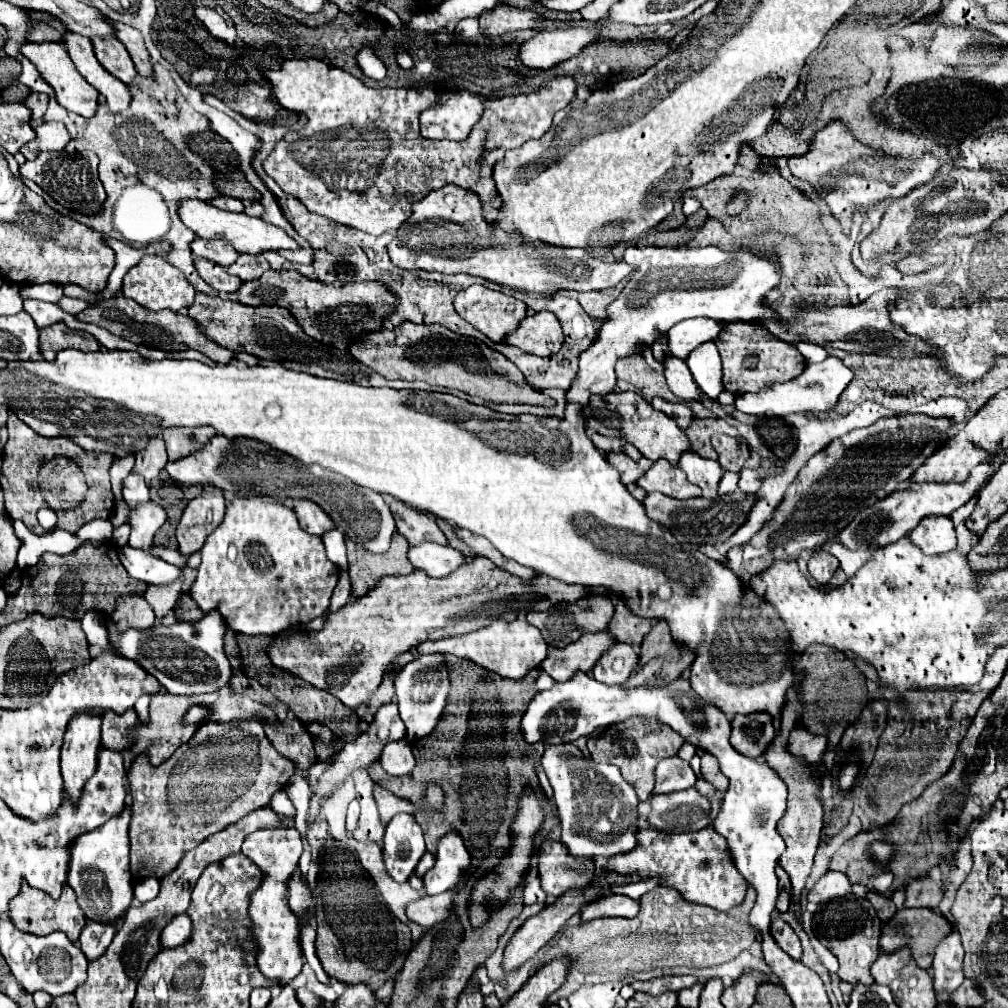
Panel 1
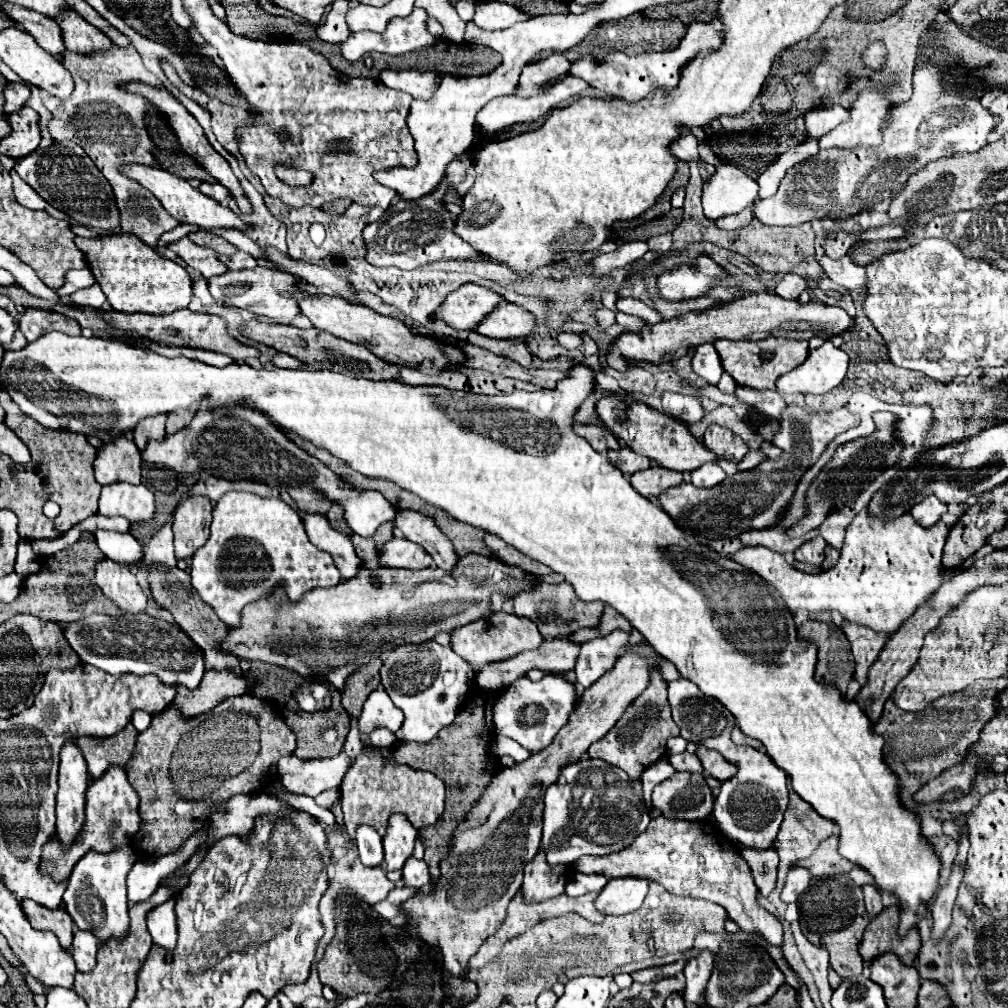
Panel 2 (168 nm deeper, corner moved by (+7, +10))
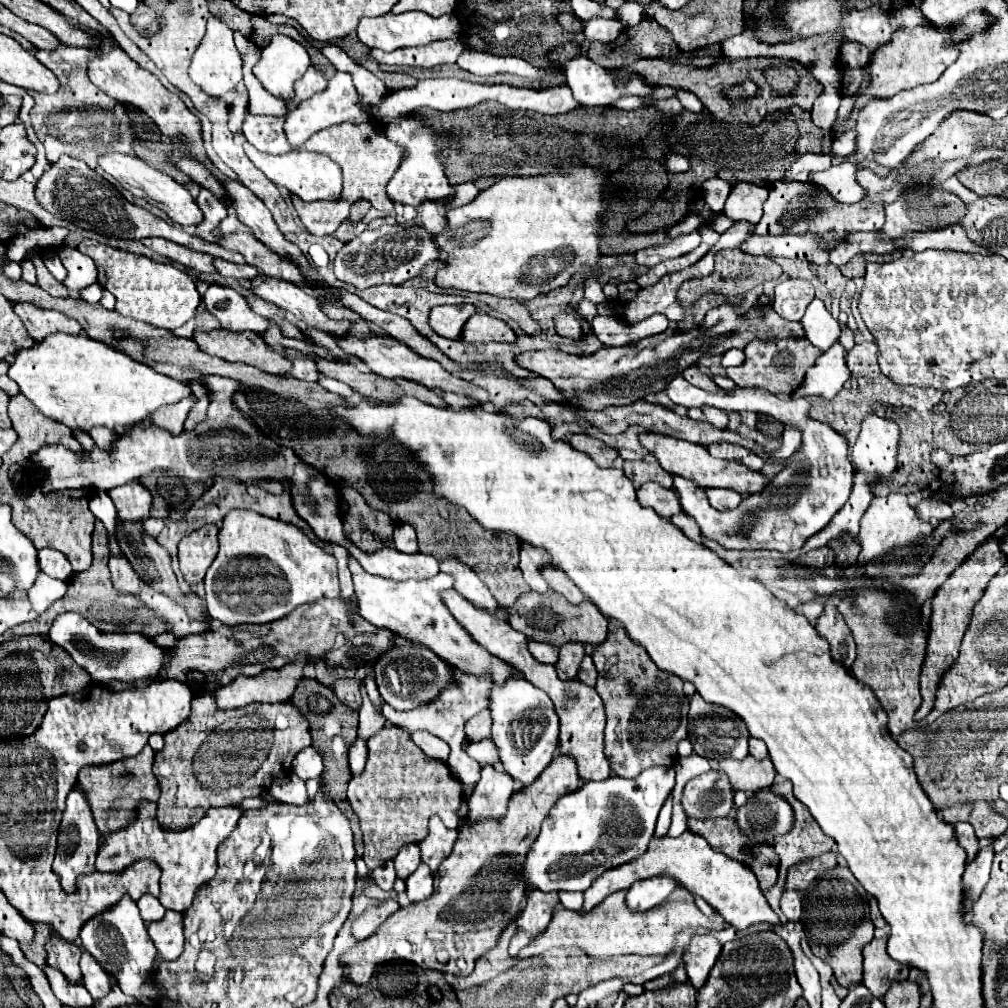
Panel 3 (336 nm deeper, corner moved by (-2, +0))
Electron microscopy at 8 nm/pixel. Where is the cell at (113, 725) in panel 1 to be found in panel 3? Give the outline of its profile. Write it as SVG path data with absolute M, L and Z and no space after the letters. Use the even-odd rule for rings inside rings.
M145 746L141 754L137 754L137 758L123 758L121 762L111 762L109 766L85 766L85 770L81 770L77 784L87 792L87 800L91 804L93 818L97 822L101 836L119 830L129 820L133 820L137 802L141 798L157 802L159 786L157 778L151 772L151 764L153 764L153 748Z

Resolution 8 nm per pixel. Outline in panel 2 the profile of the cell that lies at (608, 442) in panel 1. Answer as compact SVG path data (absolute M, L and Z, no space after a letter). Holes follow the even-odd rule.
M574 424L574 432L582 438L586 438L590 442L590 446L596 450L596 452L606 452L606 450L616 450L620 448L618 446L618 440L612 436L610 430L606 428L600 428L600 426L586 426L586 424Z

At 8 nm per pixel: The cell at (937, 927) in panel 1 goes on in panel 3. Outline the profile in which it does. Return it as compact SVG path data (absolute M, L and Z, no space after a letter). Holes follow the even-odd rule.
M887 936L875 938L863 948L863 984L877 998L883 998L893 980L907 980L909 970L909 966L901 966L901 962L889 958Z

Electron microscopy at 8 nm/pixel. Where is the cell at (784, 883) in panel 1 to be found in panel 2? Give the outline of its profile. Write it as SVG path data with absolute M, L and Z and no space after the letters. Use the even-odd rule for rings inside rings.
M742 848L740 852L744 860L752 868L754 882L762 896L768 896L776 886L776 868L778 868L778 856L774 848L768 848L764 852L756 852L752 848Z

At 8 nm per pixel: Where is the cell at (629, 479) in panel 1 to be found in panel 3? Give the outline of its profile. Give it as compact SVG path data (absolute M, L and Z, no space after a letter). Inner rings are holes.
M647 458L645 460L625 460L623 472L637 486L645 482L659 482L665 488L673 486L673 478L655 460L647 460Z

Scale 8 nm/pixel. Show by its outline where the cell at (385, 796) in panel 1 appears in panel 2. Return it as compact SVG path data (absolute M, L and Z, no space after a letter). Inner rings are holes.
M366 744L340 784L340 804L350 842L356 842L356 828L362 824L372 826L380 836L384 836L392 814L404 814L418 830L436 824L436 820L444 814L444 782L432 772L396 764L392 752L394 748L376 748Z

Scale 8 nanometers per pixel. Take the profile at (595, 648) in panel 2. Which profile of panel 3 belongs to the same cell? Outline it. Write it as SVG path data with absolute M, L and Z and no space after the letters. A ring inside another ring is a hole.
M591 656L583 658L579 674L577 674L577 680L585 682L587 686L595 686L595 682L597 682L597 668L593 666L593 658Z

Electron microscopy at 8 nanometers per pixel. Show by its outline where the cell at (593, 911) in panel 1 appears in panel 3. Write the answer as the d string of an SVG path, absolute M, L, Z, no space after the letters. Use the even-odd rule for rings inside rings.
M657 876L649 880L639 880L627 890L627 906L629 910L651 910L665 902L665 898L677 888L677 882L667 876Z

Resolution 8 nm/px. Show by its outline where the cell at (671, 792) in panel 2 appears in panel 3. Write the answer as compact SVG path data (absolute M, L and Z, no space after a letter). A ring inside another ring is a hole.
M711 770L685 784L681 806L689 818L719 818L733 808L733 788L725 774Z

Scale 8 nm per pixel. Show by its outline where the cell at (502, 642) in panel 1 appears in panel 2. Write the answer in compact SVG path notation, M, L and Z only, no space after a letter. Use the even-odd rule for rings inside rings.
M496 612L488 620L478 620L478 622L466 624L466 626L454 630L450 634L450 638L452 638L454 652L464 656L464 660L468 660L474 668L480 664L494 662L494 660L504 660L518 652L536 650L544 642L542 634L538 632L538 628L532 620L518 618L516 614L504 614L504 612Z

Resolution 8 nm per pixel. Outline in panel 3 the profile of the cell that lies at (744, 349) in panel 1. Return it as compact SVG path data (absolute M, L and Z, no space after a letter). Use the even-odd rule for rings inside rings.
M785 338L785 340L771 340L771 342L753 340L745 348L745 362L741 366L727 368L727 376L739 388L763 388L769 390L771 394L791 394L799 388L807 368L811 368L819 356L821 350L817 350L807 338L799 338L799 340Z

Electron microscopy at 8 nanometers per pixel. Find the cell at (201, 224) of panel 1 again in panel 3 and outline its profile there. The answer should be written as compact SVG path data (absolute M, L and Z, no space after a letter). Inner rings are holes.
M109 152L103 154L99 158L101 168L111 174L125 190L129 190L133 196L137 198L145 198L149 204L161 208L175 224L179 226L199 226L203 222L203 212L197 206L197 202L193 200L193 196L189 194L187 188L183 188L181 184L177 184L171 176L151 168L149 164L145 164L141 158L137 156L129 156L129 154L119 154L119 152Z

